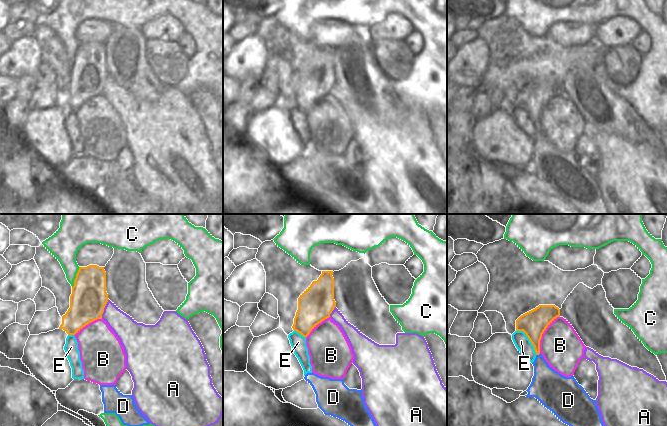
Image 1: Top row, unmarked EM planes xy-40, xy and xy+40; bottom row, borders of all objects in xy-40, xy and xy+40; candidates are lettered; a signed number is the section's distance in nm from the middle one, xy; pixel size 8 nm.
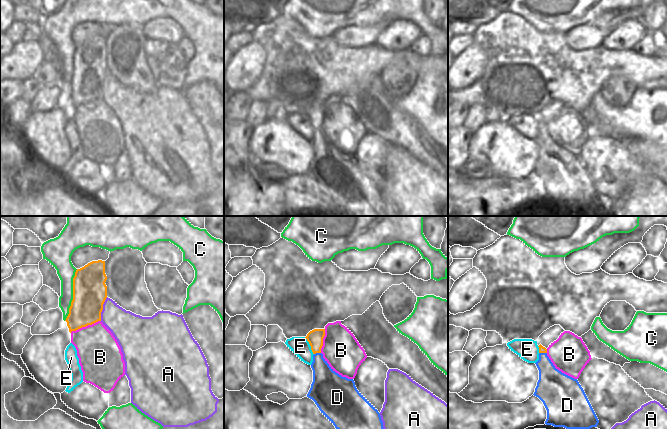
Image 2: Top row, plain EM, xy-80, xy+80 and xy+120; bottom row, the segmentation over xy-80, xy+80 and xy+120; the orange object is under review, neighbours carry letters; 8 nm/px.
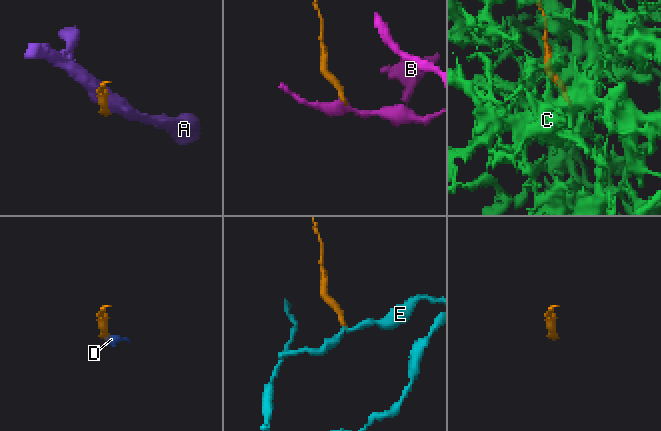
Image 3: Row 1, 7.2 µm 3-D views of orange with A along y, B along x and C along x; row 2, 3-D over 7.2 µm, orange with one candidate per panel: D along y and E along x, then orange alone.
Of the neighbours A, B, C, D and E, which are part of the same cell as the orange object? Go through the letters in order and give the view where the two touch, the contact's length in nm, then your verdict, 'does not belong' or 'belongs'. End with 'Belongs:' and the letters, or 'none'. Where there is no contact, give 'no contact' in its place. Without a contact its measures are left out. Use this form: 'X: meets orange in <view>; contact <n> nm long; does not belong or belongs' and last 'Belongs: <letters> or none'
A: meets orange in xy-40; contact 170 nm long; does not belong
B: meets orange in xy+40; contact 340 nm long; does not belong
C: meets orange in xy-40; contact 180 nm long; does not belong
D: meets orange in xy+40; contact 40 nm long; does not belong
E: meets orange in xy+40; contact 260 nm long; does not belong
Belongs: none

